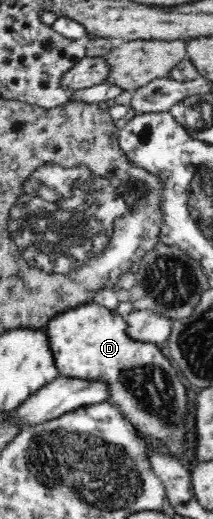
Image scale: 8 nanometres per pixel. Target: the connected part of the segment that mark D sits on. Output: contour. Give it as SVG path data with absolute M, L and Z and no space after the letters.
M95 302L69 309L49 320L45 326L49 335L49 346L53 351L58 373L61 377L71 377L89 382L102 382L106 386L106 400L120 409L121 416L134 426L137 436L144 438L146 447L154 454L170 456L175 460L185 460L189 452L187 440L187 387L181 383L175 365L158 345L129 337L127 321L119 313Z

